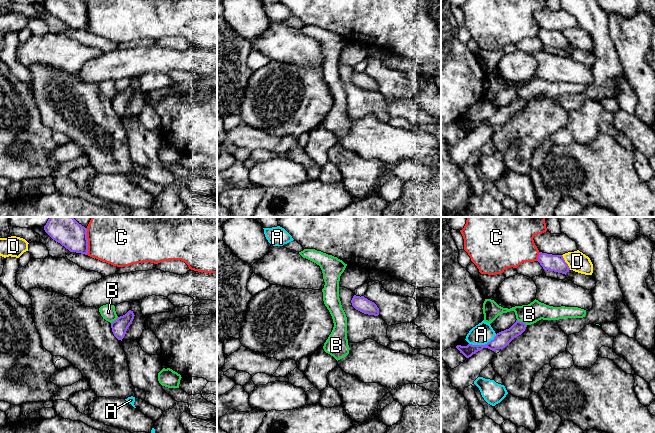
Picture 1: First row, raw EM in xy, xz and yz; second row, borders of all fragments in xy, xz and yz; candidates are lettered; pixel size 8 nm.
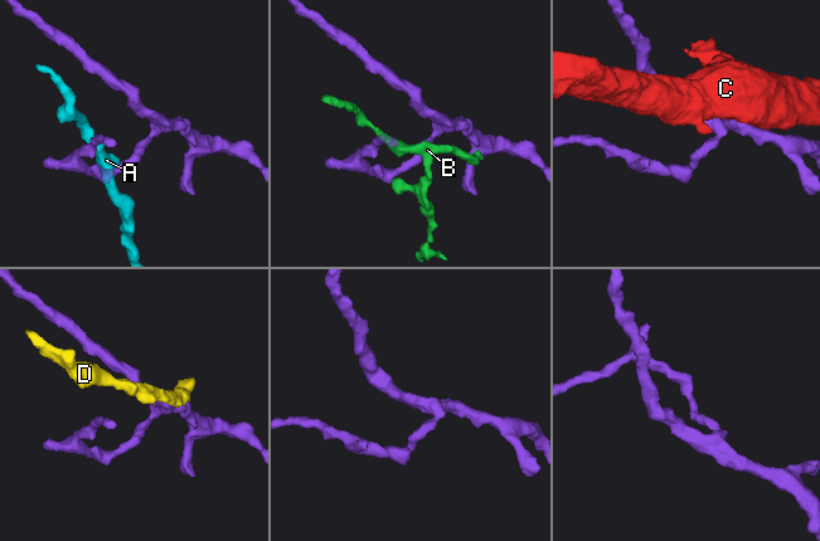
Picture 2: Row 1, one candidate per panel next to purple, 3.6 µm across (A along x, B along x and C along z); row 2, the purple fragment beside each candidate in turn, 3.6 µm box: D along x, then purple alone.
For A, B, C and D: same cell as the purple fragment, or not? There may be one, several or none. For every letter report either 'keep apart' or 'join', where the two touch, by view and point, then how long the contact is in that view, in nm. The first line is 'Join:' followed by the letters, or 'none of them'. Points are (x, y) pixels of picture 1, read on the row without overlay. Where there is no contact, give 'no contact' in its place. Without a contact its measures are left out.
Join: none of them
A: keep apart; meets purple in yz at (483, 121); contact 240 nm long
B: keep apart; meets purple in yz at (522, 98); contact 90 nm long
C: keep apart; meets purple in xy at (87, 17); contact 220 nm long
D: keep apart; meets purple in yz at (565, 38); contact 140 nm long

